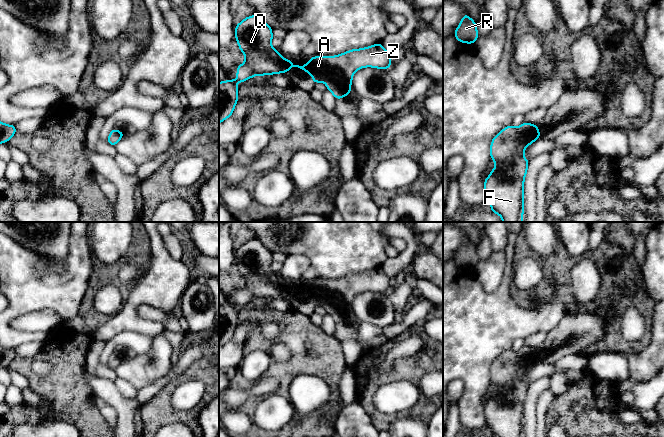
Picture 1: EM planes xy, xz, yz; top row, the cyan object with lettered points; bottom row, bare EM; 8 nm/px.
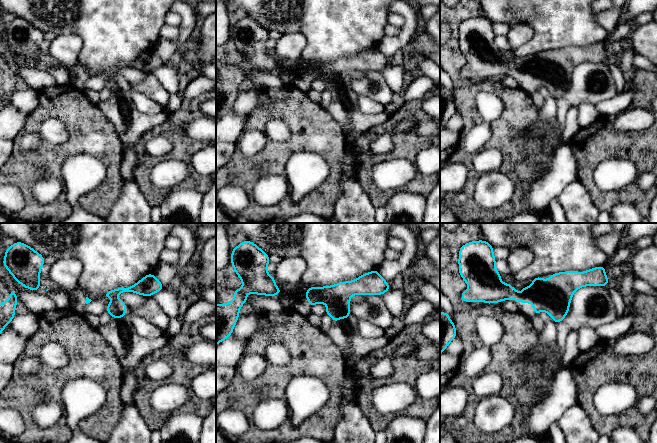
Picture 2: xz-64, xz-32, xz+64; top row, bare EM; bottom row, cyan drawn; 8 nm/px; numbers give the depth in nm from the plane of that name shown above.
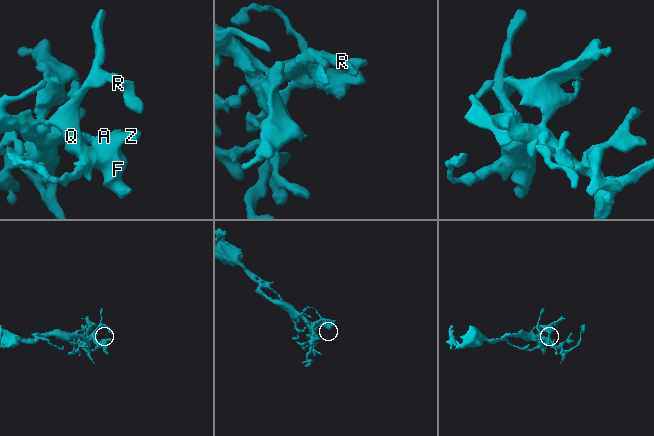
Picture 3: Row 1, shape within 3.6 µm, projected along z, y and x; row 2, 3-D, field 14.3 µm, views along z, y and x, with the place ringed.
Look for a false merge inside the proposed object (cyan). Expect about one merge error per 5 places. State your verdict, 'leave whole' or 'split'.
leave whole

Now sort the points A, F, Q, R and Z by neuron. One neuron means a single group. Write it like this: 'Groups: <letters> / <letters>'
Groups: A F Q R Z

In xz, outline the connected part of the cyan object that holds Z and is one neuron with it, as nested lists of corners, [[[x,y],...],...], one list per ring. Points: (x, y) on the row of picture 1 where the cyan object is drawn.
[[[256,15],[235,26],[235,39],[245,56],[245,62],[237,66],[238,82],[245,82],[256,75],[286,73],[291,67],[298,67],[312,76],[314,84],[324,82],[336,99],[349,95],[352,77],[358,69],[388,69],[392,65],[390,54],[381,43],[337,56],[314,56],[306,65],[294,65],[272,47],[272,28]]]

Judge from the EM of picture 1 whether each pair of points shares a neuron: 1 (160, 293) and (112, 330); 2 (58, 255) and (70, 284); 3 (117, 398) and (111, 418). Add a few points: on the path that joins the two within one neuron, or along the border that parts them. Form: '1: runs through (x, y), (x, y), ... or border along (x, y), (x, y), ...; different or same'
1: runs through (147, 293), (129, 310), (125, 317); same
2: border along (68, 246), (64, 270), (59, 274); different
3: border along (95, 397), (103, 399), (115, 410), (116, 426); different

